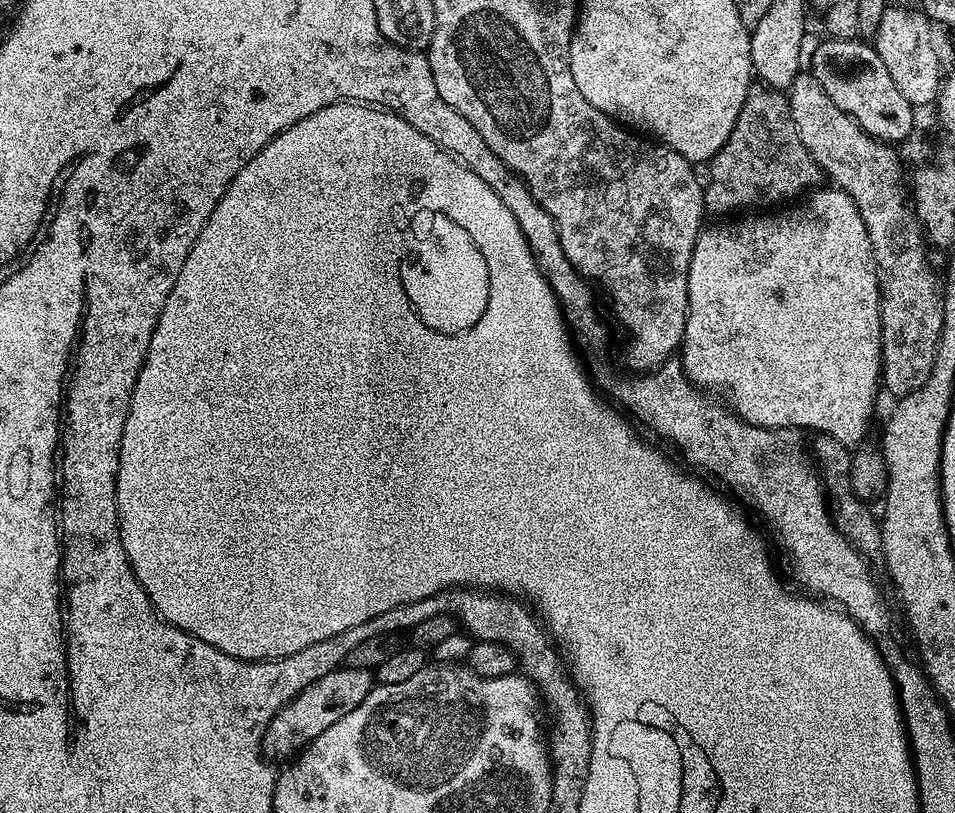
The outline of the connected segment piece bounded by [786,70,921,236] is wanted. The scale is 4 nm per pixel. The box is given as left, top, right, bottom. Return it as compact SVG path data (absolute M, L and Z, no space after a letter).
M801 71L786 89L788 105L798 138L814 158L821 173L841 188L858 206L868 236L916 236L921 228L916 213L906 199L906 172L900 169L900 156L891 143L876 140L838 108L823 92L811 71Z

